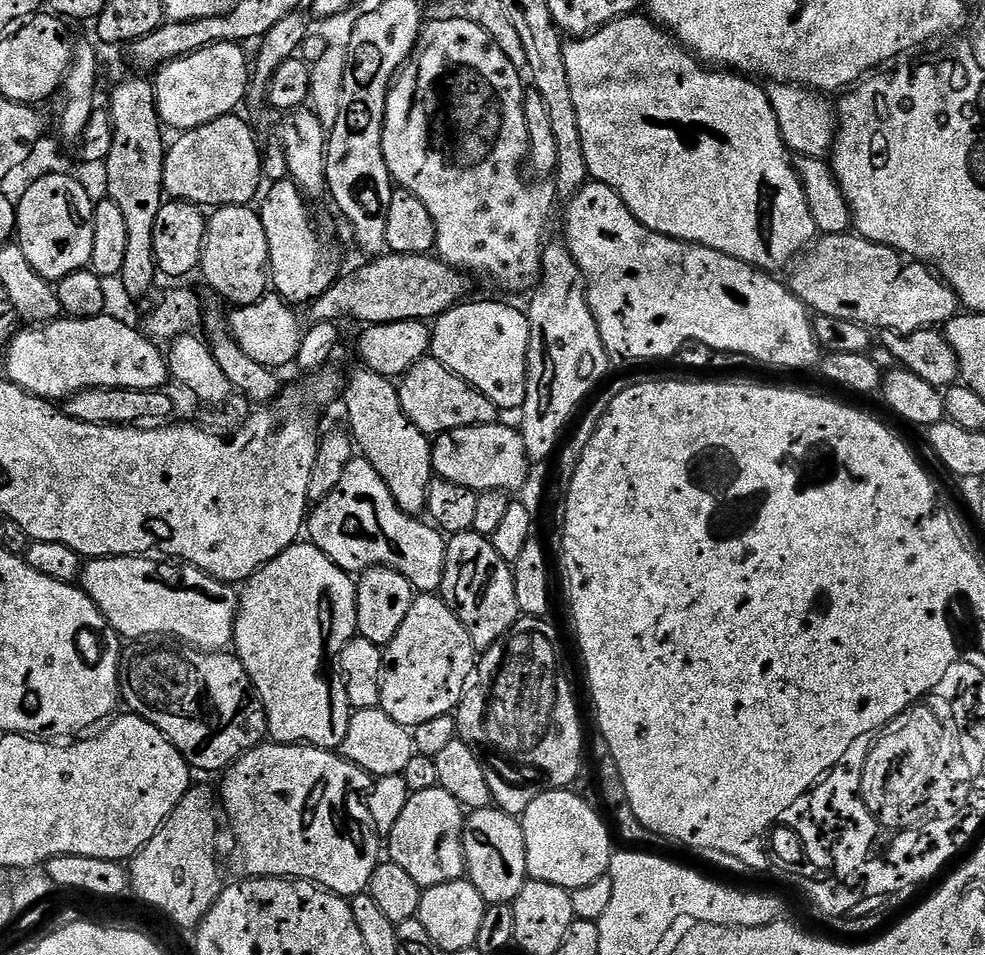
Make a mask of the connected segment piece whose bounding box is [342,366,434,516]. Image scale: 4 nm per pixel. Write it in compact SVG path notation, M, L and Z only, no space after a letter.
M360 366L342 392L348 411L350 435L359 455L378 470L386 482L394 502L403 512L420 516L428 507L428 491L434 479L432 470L433 441L402 410L397 385L387 376L379 376L371 368Z

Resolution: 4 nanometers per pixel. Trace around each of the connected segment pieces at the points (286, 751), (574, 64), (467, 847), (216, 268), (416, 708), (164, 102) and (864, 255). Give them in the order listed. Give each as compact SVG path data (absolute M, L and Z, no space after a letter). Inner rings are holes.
M265 742L257 748L252 748L245 756L241 756L231 768L223 773L224 785L218 788L218 796L222 801L222 812L232 823L232 832L236 835L236 848L240 851L240 864L247 875L252 878L287 878L289 880L309 880L311 884L334 892L338 896L351 898L360 892L367 892L368 883L374 870L382 863L382 836L376 831L376 823L370 814L367 795L372 790L373 777L357 766L354 762L345 760L343 755L327 748L313 748L306 744L278 744Z
M644 14L620 16L618 19L610 21L609 24L602 25L597 32L591 32L588 36L569 39L564 46L564 57L566 58L566 75L570 78L570 94L574 94L574 110L578 110L578 126L582 130L582 151L586 154L586 166L588 167L589 177L595 183L610 186L610 190L614 190L618 194L618 198L622 198L622 202L626 202L630 214L634 214L634 218L638 218L638 222L642 222L642 226L646 226L658 234L669 236L675 240L685 240L691 244L701 244L710 250L718 250L722 254L730 254L730 258L738 258L742 262L746 262L755 268L761 268L762 271L769 274L779 273L779 268L786 267L785 269L787 269L817 239L818 229L814 222L814 214L810 214L810 202L806 202L806 190L798 178L793 157L790 155L788 148L784 144L782 134L778 130L778 118L774 118L774 106L770 106L770 98L767 91L763 87L759 88L756 85L759 83L755 79L749 78L744 74L737 74L731 70L713 70L711 67L705 66L671 32L659 27L655 20Z
M495 806L475 809L464 821L464 867L485 905L511 904L529 879L523 823Z
M235 204L234 206L226 206L225 208L217 208L207 217L208 233L204 239L204 249L202 250L202 258L200 259L199 275L204 275L204 280L221 296L221 301L229 300L232 306L243 306L245 304L253 304L258 302L265 296L270 288L270 273L268 271L268 243L266 242L266 230L262 230L262 222L260 221L259 211L255 207Z
M420 594L413 599L410 614L406 614L398 634L394 634L394 638L383 649L383 654L384 672L380 675L379 707L390 714L394 722L409 730L417 728L422 722L430 722L430 718L455 713L478 659L477 649L470 642L470 634L466 634L462 622L458 622L448 603L436 594Z
M239 43L210 44L207 48L198 50L189 56L171 60L163 64L155 73L156 109L160 115L161 125L169 129L177 128L177 133L183 134L190 128L201 128L223 116L231 116L236 107L245 103L250 79L250 56L243 52Z
M859 234L821 235L795 261L791 272L792 293L816 316L846 318L846 322L865 324L869 330L880 328L879 330L913 332L923 328L943 326L949 320L953 320L962 308L954 289L945 280L940 279L931 268L920 262L909 262L893 248L865 240Z

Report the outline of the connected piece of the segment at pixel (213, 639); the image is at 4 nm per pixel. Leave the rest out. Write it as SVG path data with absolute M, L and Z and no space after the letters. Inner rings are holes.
M145 554L89 559L81 571L81 587L123 639L175 638L194 648L227 649L236 625L237 589L193 564L152 558Z

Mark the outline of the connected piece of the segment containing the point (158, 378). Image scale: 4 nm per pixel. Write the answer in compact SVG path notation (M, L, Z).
M111 314L85 320L57 318L47 324L28 326L17 332L6 346L8 357L4 360L4 368L8 372L5 373L7 379L25 388L31 396L53 402L63 402L87 388L129 388L154 392L163 389L164 383L169 383L168 361L165 353L159 352L156 349L159 347L141 329L140 332L124 320L115 320Z

